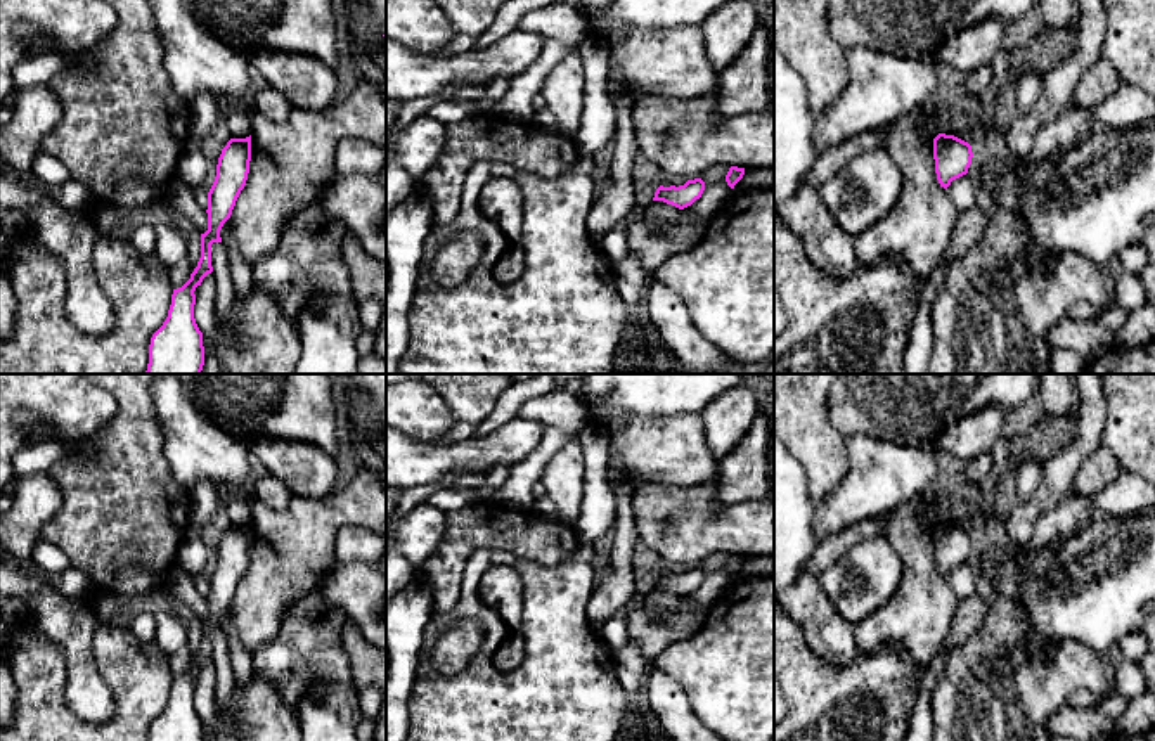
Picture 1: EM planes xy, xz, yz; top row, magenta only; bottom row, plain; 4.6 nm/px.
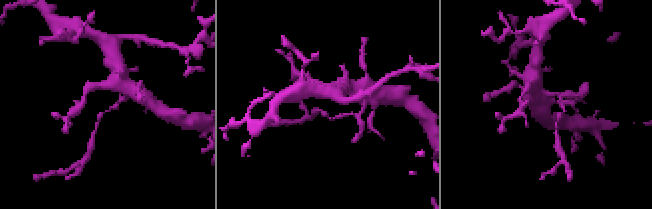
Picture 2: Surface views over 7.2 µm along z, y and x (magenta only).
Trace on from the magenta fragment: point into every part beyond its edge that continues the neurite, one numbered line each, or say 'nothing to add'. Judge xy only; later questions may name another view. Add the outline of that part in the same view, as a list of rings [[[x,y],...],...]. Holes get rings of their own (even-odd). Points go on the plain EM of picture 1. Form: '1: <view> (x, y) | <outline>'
nothing to add

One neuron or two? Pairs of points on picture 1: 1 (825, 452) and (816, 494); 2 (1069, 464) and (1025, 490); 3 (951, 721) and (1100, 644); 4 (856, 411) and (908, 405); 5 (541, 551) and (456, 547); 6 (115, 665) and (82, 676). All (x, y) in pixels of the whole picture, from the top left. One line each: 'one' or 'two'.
1: one
2: two
3: two
4: one
5: one
6: two

